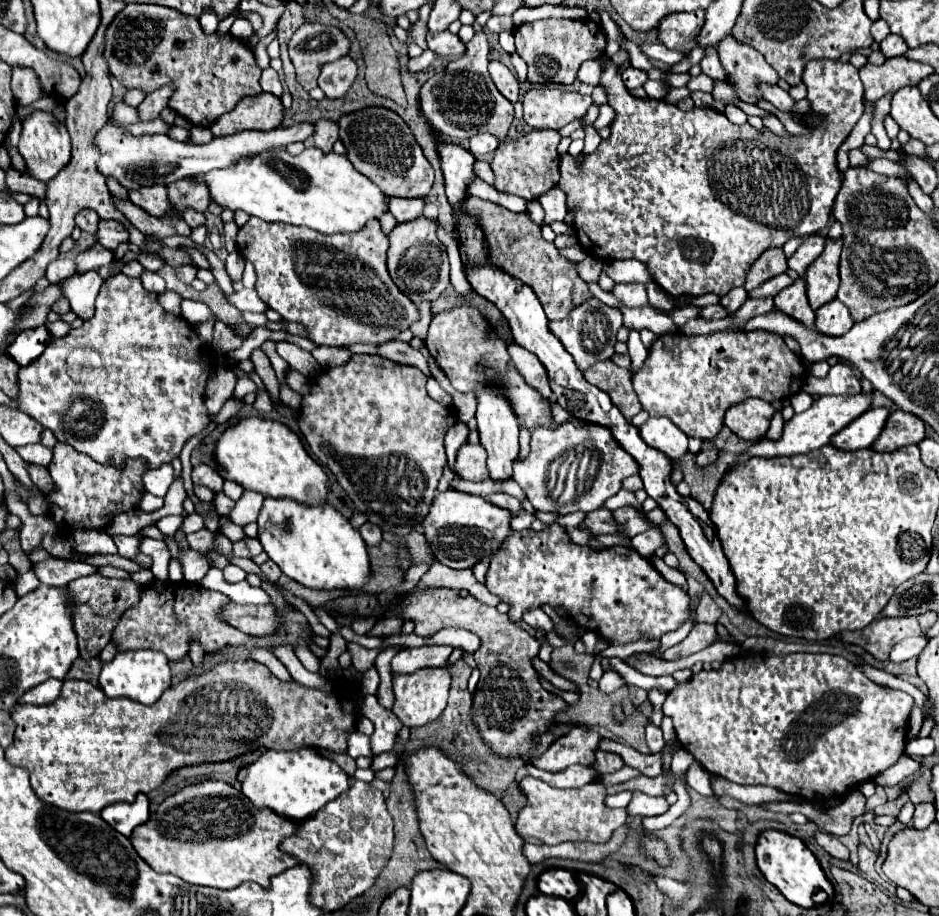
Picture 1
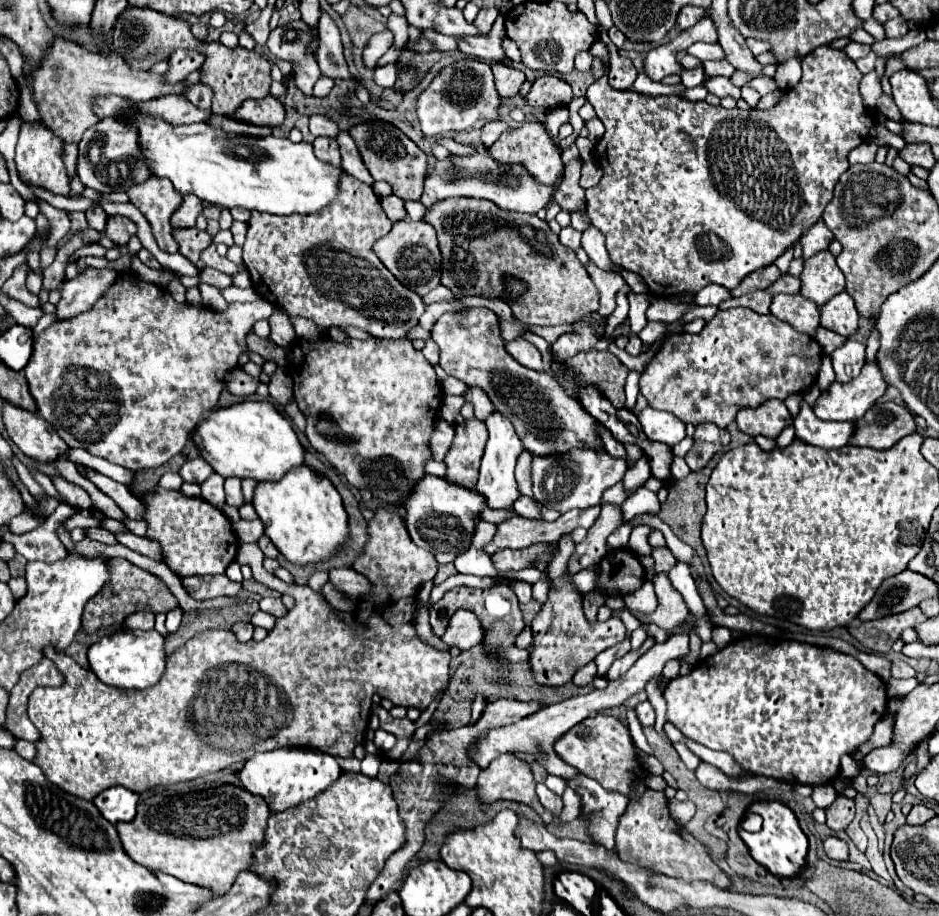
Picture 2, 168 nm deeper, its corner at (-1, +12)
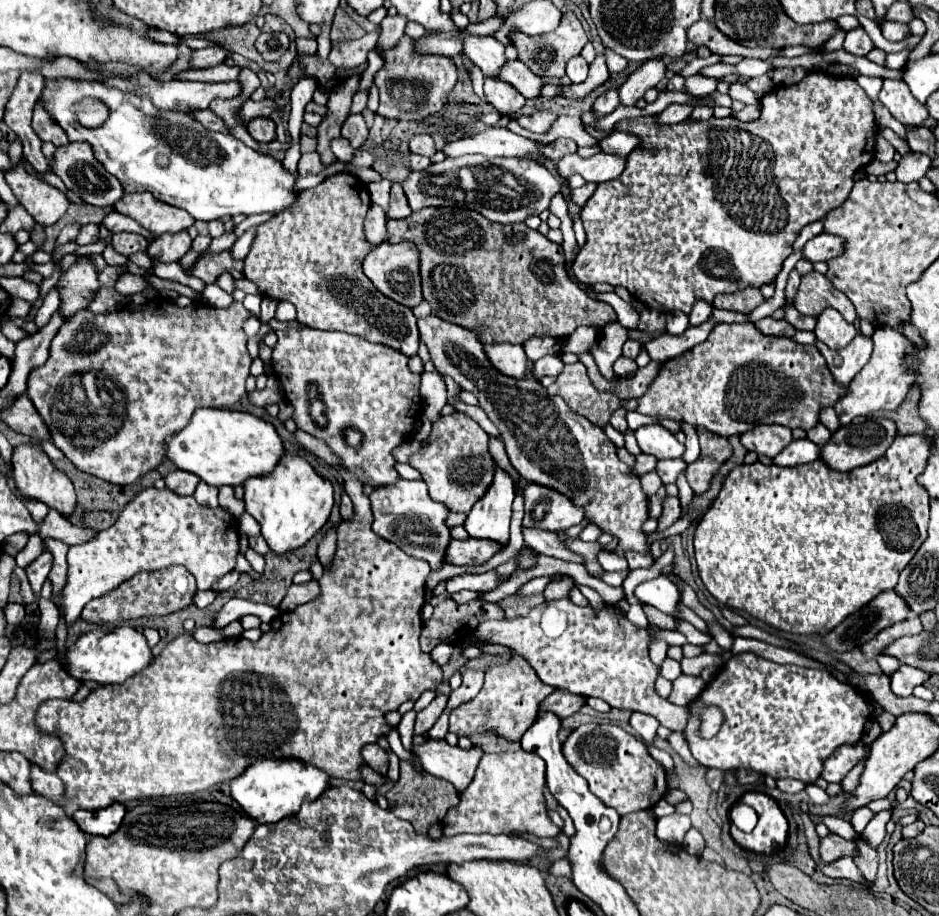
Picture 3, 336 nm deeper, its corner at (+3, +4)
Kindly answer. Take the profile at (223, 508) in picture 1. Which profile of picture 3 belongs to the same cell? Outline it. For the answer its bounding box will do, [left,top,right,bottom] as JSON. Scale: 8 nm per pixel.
[195,482,217,508]

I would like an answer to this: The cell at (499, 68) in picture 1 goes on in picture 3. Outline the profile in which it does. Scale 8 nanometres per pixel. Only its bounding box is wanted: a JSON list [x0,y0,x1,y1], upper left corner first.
[485,80,525,116]

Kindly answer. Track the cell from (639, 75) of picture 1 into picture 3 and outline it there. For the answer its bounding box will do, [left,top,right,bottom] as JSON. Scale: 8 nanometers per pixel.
[593,90,619,116]

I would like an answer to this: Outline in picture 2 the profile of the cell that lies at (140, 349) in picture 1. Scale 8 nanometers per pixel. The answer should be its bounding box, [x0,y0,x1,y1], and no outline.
[23,274,275,470]

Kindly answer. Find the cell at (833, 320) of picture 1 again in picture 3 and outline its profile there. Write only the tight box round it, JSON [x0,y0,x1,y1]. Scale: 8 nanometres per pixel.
[815,308,857,350]

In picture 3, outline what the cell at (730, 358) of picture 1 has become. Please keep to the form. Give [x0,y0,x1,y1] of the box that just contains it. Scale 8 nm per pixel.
[637,324,847,436]

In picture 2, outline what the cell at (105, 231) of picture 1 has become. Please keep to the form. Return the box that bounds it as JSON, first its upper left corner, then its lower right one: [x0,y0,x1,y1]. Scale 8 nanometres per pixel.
[105,216,137,246]

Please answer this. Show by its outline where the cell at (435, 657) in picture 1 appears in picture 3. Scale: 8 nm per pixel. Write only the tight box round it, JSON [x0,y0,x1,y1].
[461,598,685,732]

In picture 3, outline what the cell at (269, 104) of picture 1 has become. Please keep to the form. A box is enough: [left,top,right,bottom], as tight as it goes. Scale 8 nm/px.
[247,118,275,144]

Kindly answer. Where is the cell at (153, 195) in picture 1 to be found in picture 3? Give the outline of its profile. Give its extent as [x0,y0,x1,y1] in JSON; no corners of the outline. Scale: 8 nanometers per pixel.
[113,192,193,236]

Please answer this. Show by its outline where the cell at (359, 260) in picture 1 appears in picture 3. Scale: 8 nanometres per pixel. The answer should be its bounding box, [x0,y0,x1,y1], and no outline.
[245,174,419,356]

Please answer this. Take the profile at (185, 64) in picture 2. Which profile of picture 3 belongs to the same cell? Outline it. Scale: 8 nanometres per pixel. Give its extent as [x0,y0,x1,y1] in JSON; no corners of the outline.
[191,44,227,68]

